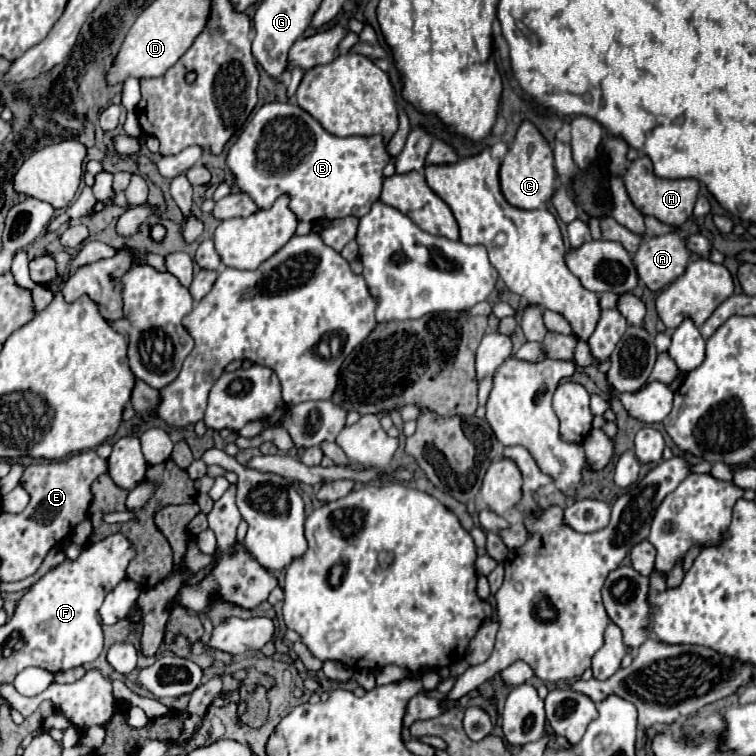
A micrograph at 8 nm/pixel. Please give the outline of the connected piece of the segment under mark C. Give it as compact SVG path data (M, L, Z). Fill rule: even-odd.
M525 121L519 127L515 141L511 143L505 157L501 159L499 183L501 183L501 193L505 195L507 203L519 209L539 209L553 195L553 189L555 189L553 151L549 149L547 141L539 135L539 131L529 121Z

